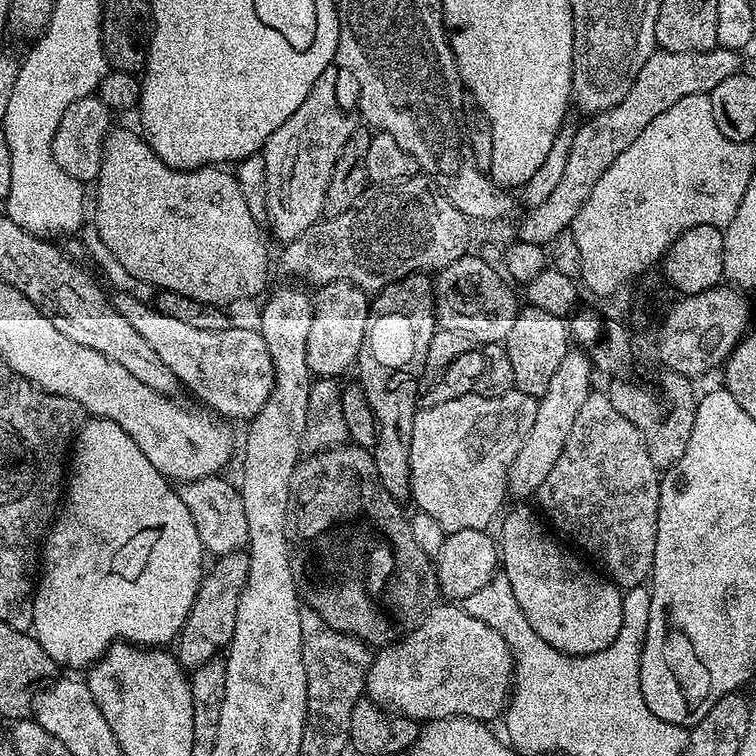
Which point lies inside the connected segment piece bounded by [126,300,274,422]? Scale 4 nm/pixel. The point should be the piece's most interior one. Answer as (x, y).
(230, 371)

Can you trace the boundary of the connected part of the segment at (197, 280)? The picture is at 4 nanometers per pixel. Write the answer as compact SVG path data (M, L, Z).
M113 127L104 140L104 153L102 154L102 166L94 181L96 187L96 217L94 223L101 235L102 242L106 244L110 253L118 263L131 274L141 285L153 284L156 290L165 292L177 292L180 296L185 296L195 300L201 306L229 306L236 304L239 300L248 300L251 296L256 296L264 288L264 283L268 280L268 248L264 245L264 236L260 233L260 228L256 225L253 209L242 198L240 184L237 183L235 175L231 171L220 166L209 166L197 168L195 170L177 170L167 168L158 157L152 153L152 147L148 145L143 135L137 134L131 128Z

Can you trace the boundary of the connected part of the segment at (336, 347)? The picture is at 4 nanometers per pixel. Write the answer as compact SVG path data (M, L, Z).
M337 282L319 289L321 300L315 301L310 322L310 339L306 342L306 362L313 377L340 378L356 363L370 315L369 293L353 288L351 283Z

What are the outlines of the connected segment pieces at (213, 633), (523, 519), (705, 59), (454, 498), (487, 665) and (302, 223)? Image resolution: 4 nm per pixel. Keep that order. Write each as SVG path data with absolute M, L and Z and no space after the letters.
M244 554L221 556L215 563L200 584L196 602L174 648L176 659L185 670L195 670L204 664L213 663L217 659L216 655L219 652L221 655L234 638L234 622L238 622L238 602L242 598L242 590L248 577L248 557Z
M528 506L516 507L520 508L514 509L508 517L505 515L499 521L498 560L502 565L503 579L508 580L526 622L538 638L563 656L588 658L597 652L605 652L608 645L615 642L617 631L624 627L624 597L621 589L603 575L595 576L586 565L579 564L570 553L563 552L550 537L544 536L544 528L536 521L535 511L532 513L530 509L524 508Z
M719 46L711 52L665 52L658 50L647 60L646 66L634 78L634 86L630 86L630 94L605 112L597 112L583 125L576 129L576 137L570 146L570 158L566 158L566 171L562 174L558 186L542 202L542 206L531 209L528 217L520 224L519 239L526 243L541 246L551 245L559 236L571 229L572 219L582 210L586 198L590 198L590 190L598 186L598 178L610 170L610 166L630 147L654 122L654 118L667 116L673 111L675 104L688 100L691 96L711 94L716 87L730 74L728 68L730 53L727 48Z
M469 394L445 404L433 404L416 413L414 438L410 442L410 500L425 512L429 521L438 522L445 533L478 532L487 529L487 524L501 515L500 499L510 492L508 472L536 417L535 411L528 409L527 412L516 404L504 403L508 402L484 394Z
M448 606L452 608L433 607L420 620L418 624L407 634L399 637L395 642L381 647L380 653L372 660L372 665L366 668L366 696L372 703L384 709L385 712L394 716L404 716L407 720L417 722L431 722L434 720L451 720L453 716L465 716L467 720L479 720L481 722L493 722L505 715L506 709L510 703L510 693L514 688L513 661L511 651L508 649L506 642L500 634L490 629L484 622L472 617L471 614L458 606Z
M329 66L319 76L306 101L271 135L262 149L267 190L264 210L282 244L307 235L321 221L334 166L354 131L347 118L338 111L337 73L335 67Z

